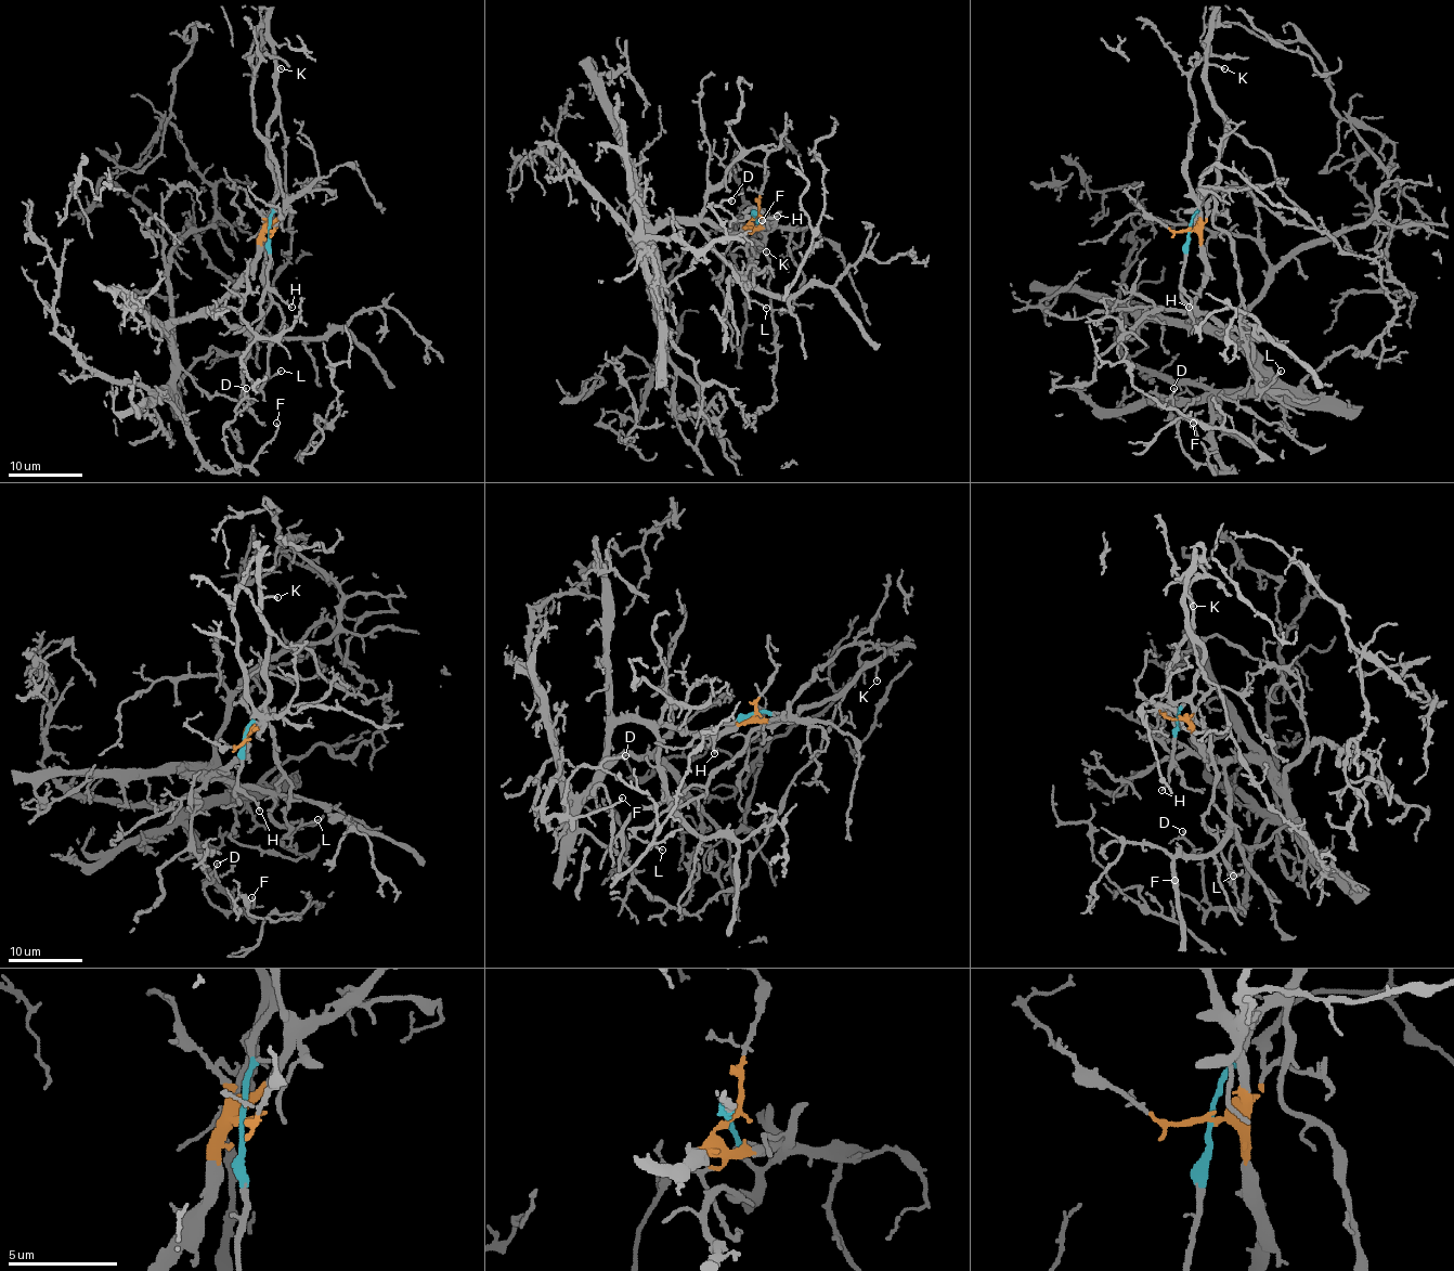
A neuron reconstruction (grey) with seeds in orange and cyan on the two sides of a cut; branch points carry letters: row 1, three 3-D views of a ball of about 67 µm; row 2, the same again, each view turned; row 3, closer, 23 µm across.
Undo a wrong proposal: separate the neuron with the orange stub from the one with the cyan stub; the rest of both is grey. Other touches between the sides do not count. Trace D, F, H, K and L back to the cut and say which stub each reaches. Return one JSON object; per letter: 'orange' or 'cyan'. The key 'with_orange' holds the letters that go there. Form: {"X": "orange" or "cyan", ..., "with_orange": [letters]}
{"D": "orange", "F": "orange", "H": "cyan", "K": "cyan", "L": "cyan", "with_orange": ["D", "F"]}

